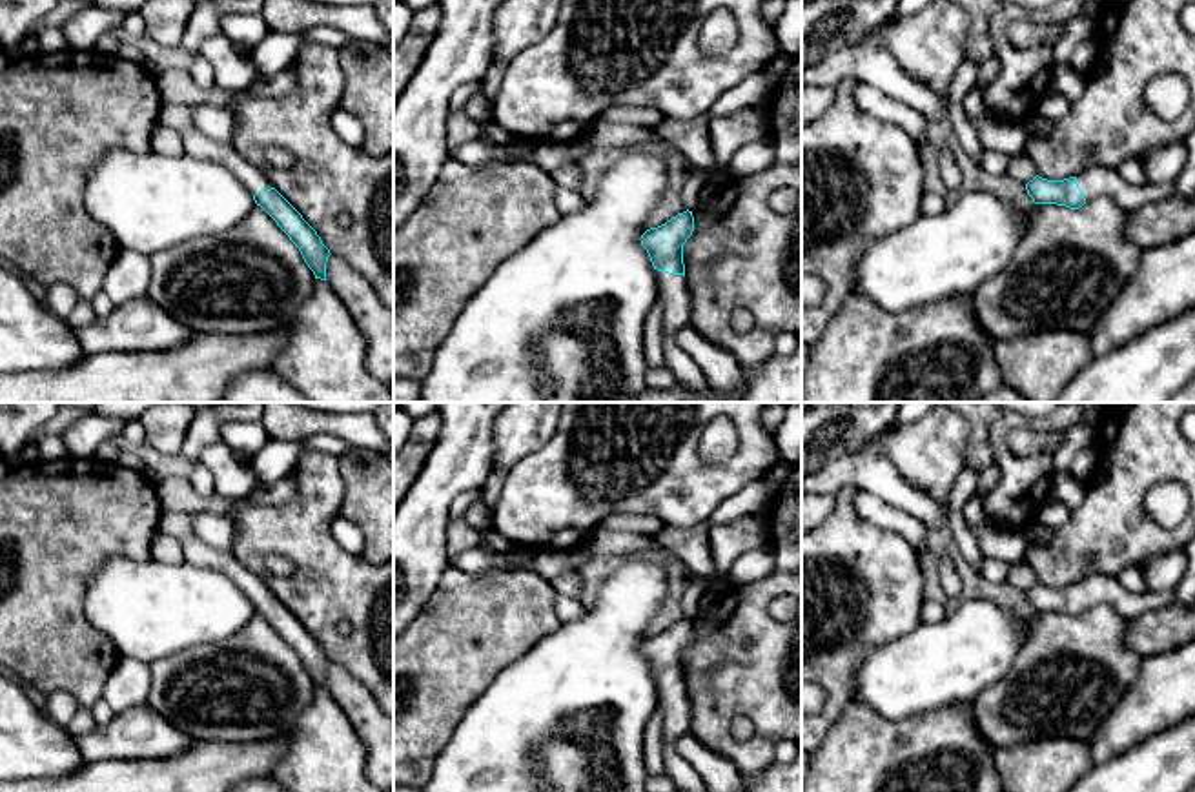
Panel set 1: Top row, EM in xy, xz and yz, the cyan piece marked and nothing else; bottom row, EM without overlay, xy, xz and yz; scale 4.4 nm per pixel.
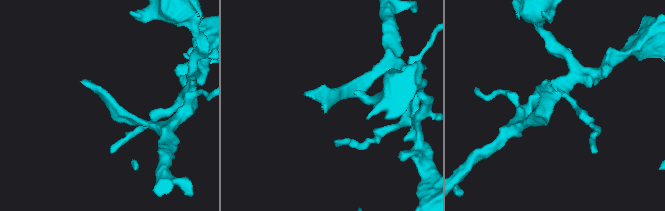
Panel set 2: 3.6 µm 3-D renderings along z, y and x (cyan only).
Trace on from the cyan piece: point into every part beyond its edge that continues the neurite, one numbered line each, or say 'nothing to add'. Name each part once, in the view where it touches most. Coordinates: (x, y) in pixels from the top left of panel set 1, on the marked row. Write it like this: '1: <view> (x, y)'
1: xz (673, 292)

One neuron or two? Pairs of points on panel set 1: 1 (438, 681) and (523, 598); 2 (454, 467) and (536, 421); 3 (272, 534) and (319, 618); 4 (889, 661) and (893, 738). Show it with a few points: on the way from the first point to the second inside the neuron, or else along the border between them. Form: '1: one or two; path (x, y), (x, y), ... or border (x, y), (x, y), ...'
1: one; path (459, 660), (472, 647), (478, 647), (501, 619)
2: two; border (494, 421), (494, 468), (481, 485)
3: one; path (294, 548), (319, 574), (319, 596)
4: two; border (855, 701), (868, 703), (891, 720), (933, 710)

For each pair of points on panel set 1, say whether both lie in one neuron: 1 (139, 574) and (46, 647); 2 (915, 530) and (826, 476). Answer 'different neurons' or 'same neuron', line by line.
1: different neurons
2: different neurons

